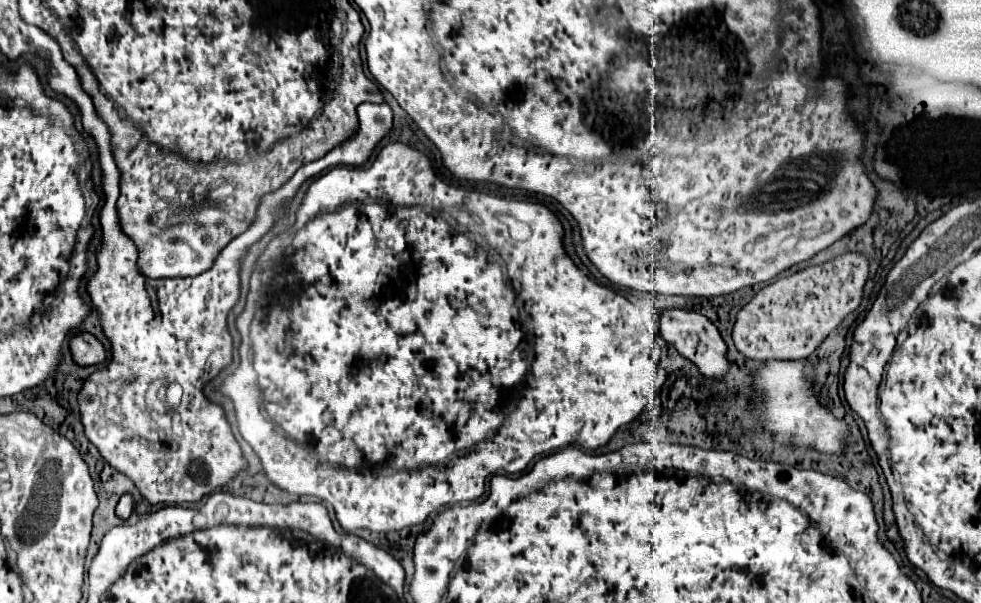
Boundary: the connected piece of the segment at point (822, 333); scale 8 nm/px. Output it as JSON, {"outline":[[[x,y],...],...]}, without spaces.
{"outline":[[[847,253],[763,287],[737,313],[731,333],[737,351],[755,361],[789,361],[809,357],[829,331],[833,331],[851,311],[859,307],[867,275],[869,261],[863,255]]]}

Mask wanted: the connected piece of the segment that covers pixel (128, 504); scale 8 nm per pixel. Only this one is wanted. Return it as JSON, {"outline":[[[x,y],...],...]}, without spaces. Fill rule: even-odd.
{"outline":[[[123,495],[119,499],[119,505],[115,509],[115,515],[121,517],[121,519],[129,519],[131,513],[133,513],[133,499],[131,499],[131,495]]]}

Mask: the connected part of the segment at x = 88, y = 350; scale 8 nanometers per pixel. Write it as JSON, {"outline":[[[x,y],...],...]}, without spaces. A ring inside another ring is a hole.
{"outline":[[[77,333],[71,343],[71,357],[77,365],[95,365],[105,359],[103,345],[91,333]]]}

